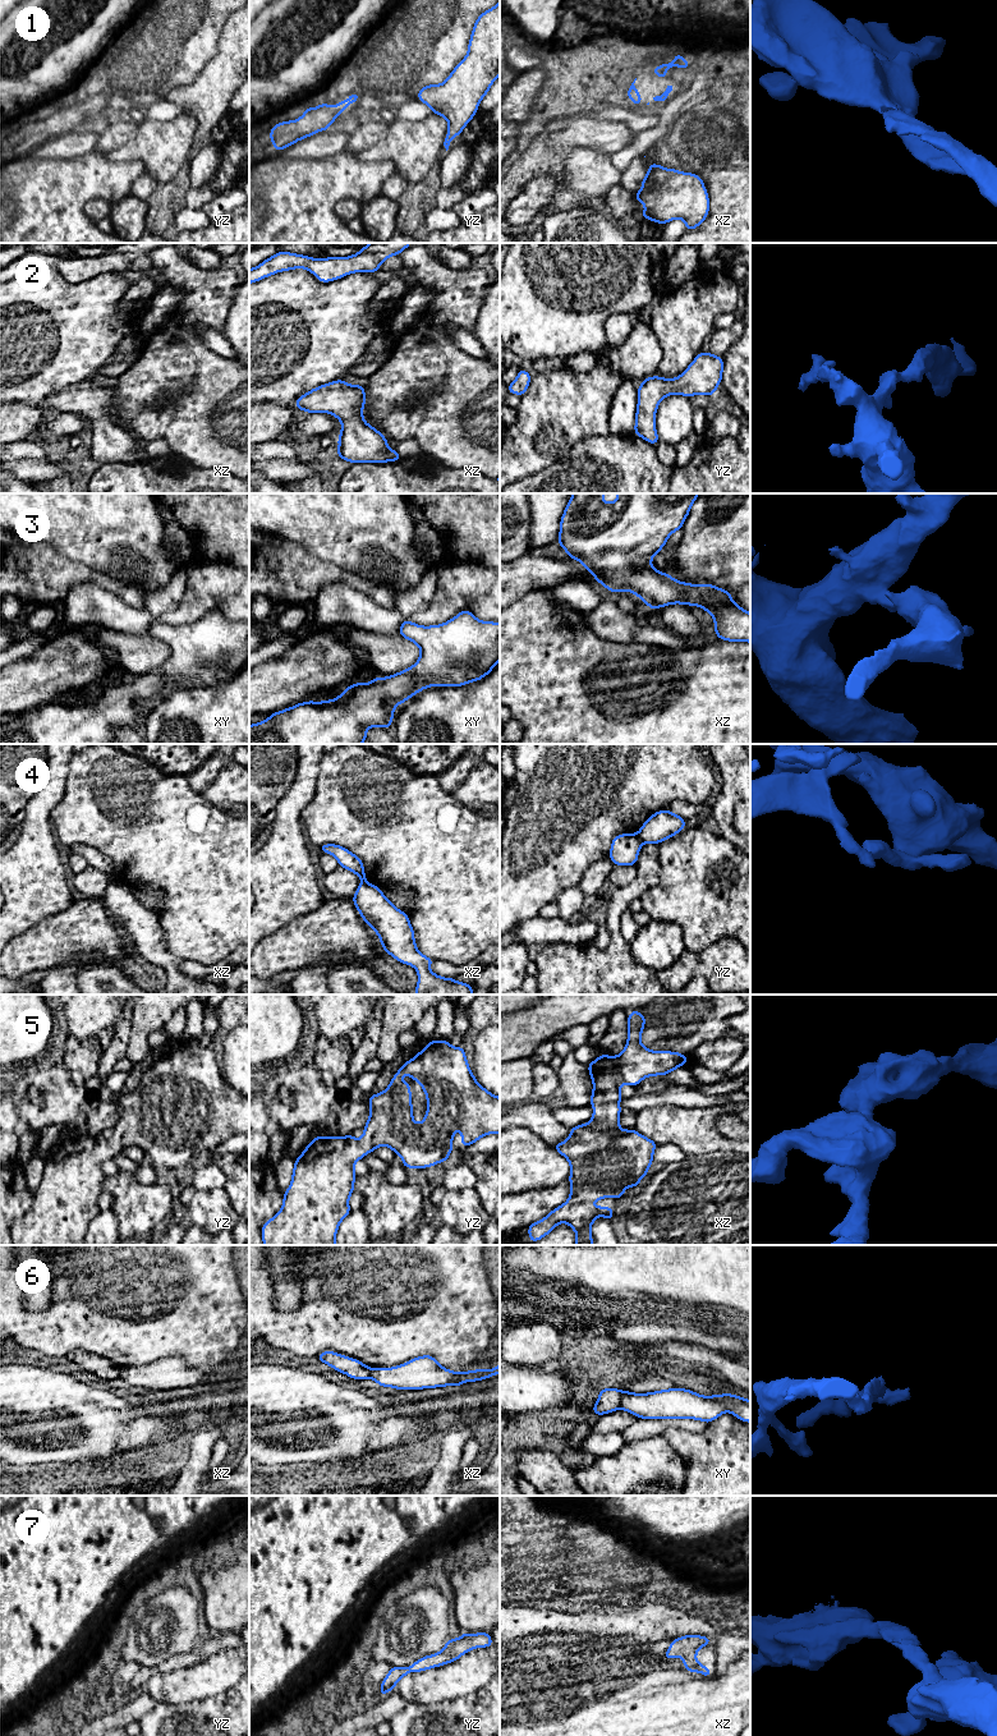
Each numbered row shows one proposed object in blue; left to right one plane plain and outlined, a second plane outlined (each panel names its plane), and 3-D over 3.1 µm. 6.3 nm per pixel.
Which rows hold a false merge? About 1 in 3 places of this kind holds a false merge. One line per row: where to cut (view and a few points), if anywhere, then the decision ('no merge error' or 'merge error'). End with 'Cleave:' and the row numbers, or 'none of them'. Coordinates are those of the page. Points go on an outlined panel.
1: cut none; no merge error
2: cut none; no merge error
3: cut none; no merge error
4: cut yz (637, 834), (642, 843); merge error
5: cut none; no merge error
6: cut xy (623, 1392), (619, 1408); merge error
7: cut none; no merge error
Cleave: 4, 6

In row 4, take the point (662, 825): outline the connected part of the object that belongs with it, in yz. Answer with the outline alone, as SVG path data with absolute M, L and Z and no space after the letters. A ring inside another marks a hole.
M669 809L658 810L642 825L638 832L639 840L642 844L661 844L686 828L685 821Z

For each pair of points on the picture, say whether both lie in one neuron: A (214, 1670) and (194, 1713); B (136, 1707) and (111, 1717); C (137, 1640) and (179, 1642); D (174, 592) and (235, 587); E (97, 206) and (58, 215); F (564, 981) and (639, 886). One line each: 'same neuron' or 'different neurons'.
A: different neurons
B: same neuron
C: same neuron
D: different neurons
E: different neurons
F: same neuron

